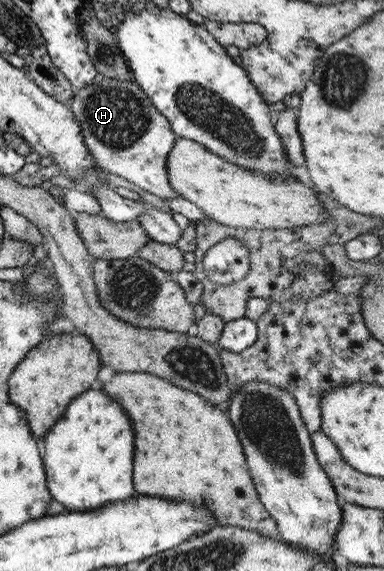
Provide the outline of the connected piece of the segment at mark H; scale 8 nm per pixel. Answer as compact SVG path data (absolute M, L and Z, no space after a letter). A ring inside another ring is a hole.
M109 78L103 79L99 84L89 83L83 88L73 89L74 96L68 106L70 112L79 122L79 129L83 135L83 143L89 149L89 155L103 171L124 178L127 182L139 186L141 190L155 194L157 198L179 198L179 193L169 185L167 179L167 154L175 142L170 124L147 99L137 83L123 83Z

